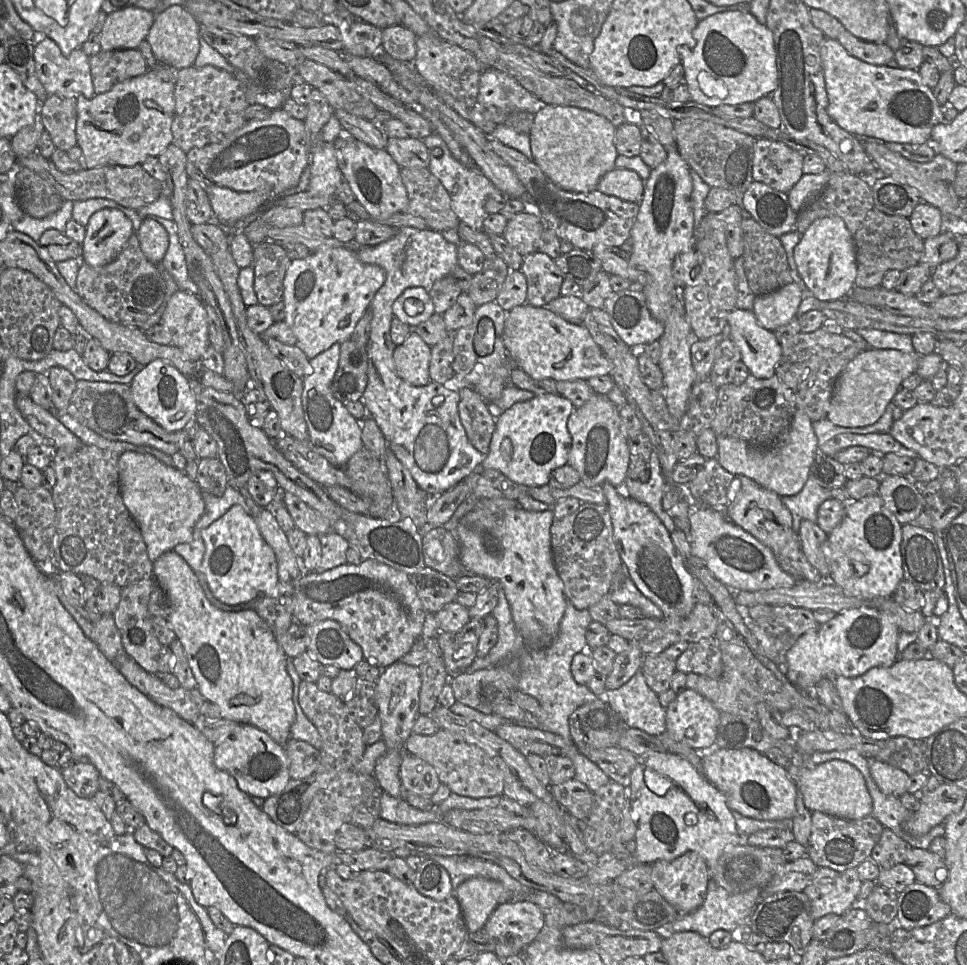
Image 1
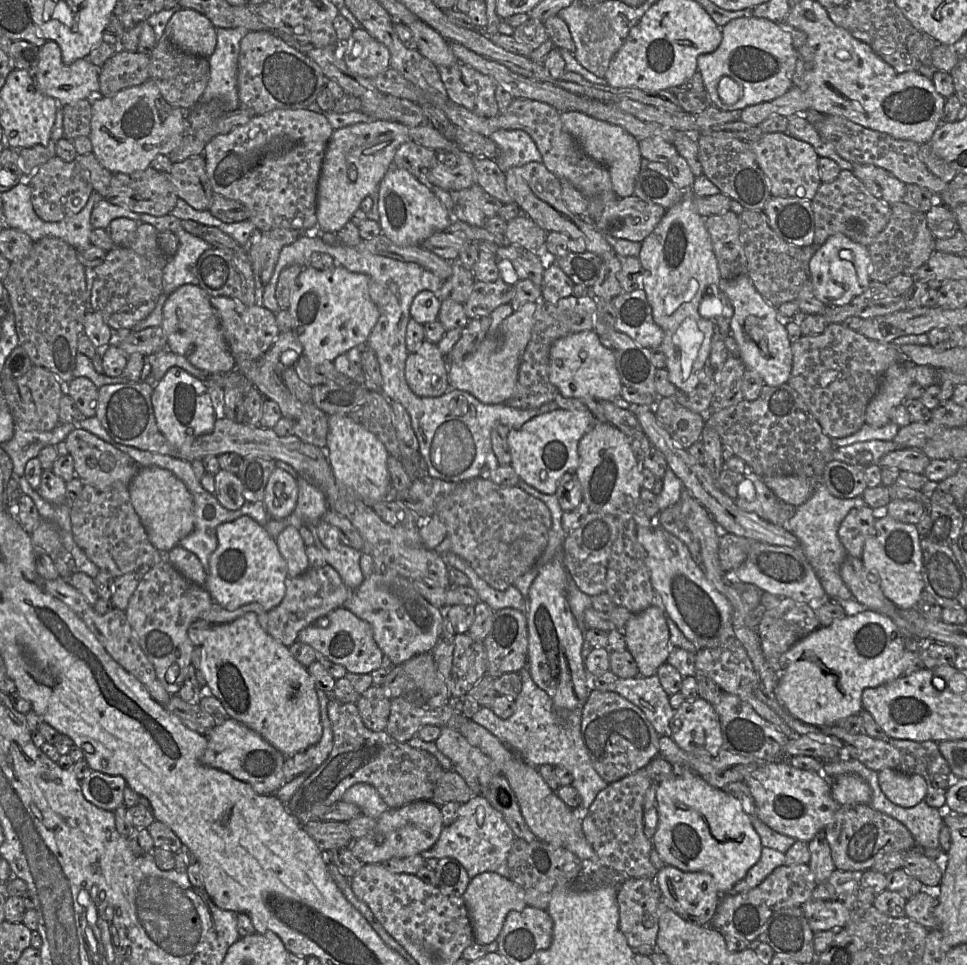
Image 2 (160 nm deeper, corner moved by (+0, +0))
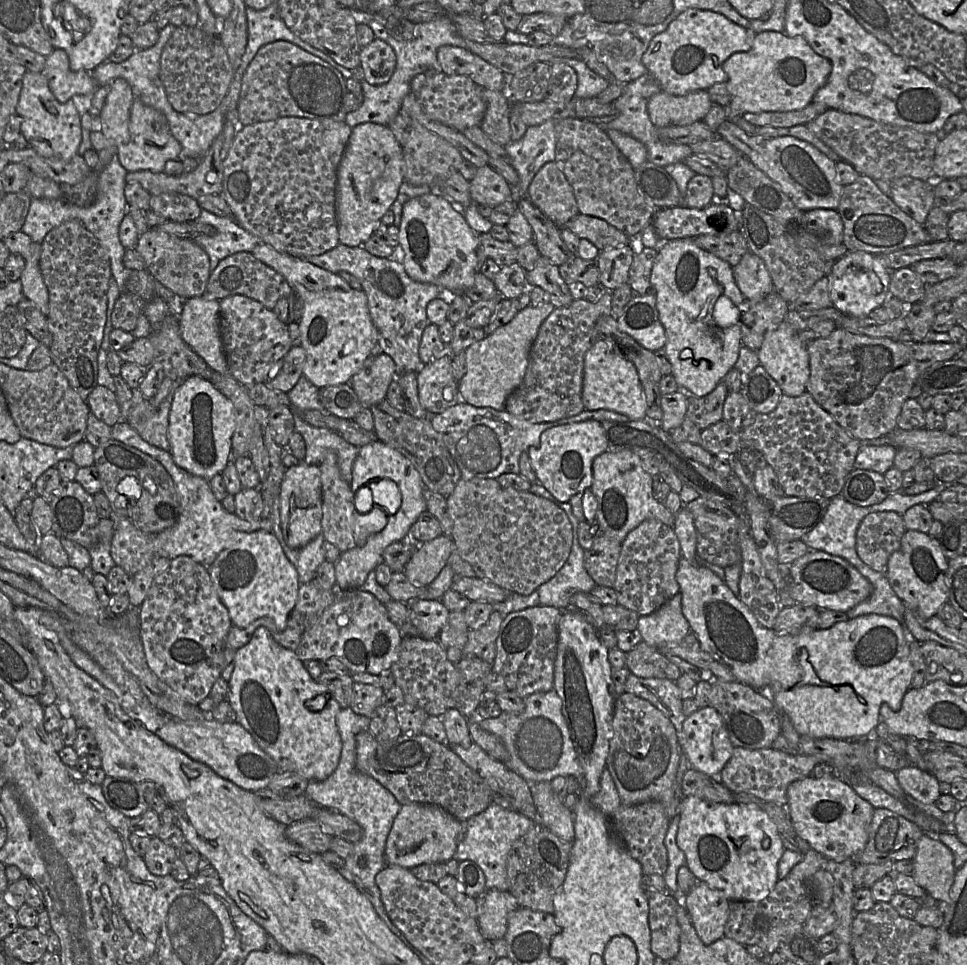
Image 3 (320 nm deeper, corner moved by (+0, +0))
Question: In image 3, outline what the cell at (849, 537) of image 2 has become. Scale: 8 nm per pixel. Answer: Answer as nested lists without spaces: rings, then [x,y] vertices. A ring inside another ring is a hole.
[[[873,512],[865,516],[856,532],[856,552],[875,572],[886,574],[889,557],[899,550],[906,532],[902,515]]]

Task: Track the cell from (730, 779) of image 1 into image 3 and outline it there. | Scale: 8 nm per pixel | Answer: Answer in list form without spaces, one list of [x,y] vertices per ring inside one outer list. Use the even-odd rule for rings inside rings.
[[[808,776],[791,783],[787,796],[786,808],[794,827],[812,850],[836,862],[851,859],[864,850],[875,808],[848,784],[832,776]]]

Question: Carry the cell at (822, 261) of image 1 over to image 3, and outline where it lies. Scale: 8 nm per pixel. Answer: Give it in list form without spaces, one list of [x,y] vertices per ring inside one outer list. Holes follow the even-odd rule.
[[[848,251],[842,257],[830,263],[826,276],[829,281],[829,295],[832,307],[846,316],[860,318],[868,317],[874,309],[880,307],[887,297],[890,296],[890,270],[883,262],[882,256],[879,255],[864,251]]]

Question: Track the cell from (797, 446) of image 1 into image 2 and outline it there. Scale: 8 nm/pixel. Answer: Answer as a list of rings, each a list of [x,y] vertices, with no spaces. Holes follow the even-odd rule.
[[[763,476],[761,479],[780,502],[796,507],[807,501],[817,486],[817,479],[807,476]]]

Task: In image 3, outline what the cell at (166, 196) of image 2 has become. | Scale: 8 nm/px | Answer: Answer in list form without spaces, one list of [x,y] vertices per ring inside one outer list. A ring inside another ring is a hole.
[[[179,193],[152,195],[150,210],[173,222],[193,222],[202,208],[198,199]]]

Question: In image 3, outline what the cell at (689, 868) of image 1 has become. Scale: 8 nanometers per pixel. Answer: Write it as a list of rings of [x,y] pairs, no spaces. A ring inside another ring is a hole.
[[[702,881],[685,894],[685,909],[704,944],[710,945],[725,935],[729,902],[720,890]]]

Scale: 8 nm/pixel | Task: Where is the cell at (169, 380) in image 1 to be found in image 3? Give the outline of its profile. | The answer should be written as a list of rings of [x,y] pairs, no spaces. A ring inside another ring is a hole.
[[[191,375],[176,389],[169,411],[168,437],[174,462],[182,469],[210,480],[232,460],[236,413],[232,402],[209,380]]]

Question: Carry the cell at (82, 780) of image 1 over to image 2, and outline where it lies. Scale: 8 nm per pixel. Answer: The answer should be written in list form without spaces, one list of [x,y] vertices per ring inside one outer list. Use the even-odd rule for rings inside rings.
[[[92,771],[80,786],[84,798],[101,809],[114,812],[124,803],[127,783],[122,776]]]

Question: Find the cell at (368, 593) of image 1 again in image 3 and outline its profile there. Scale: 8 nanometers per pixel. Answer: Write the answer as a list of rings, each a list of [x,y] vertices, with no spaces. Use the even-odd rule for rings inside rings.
[[[415,599],[408,603],[412,621],[427,640],[436,640],[440,631],[445,627],[449,610],[440,600]]]

